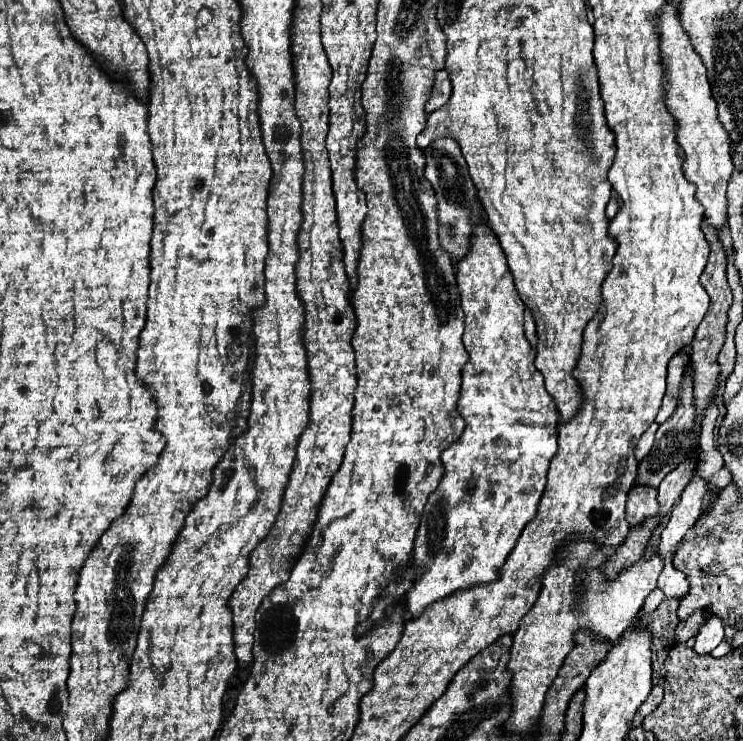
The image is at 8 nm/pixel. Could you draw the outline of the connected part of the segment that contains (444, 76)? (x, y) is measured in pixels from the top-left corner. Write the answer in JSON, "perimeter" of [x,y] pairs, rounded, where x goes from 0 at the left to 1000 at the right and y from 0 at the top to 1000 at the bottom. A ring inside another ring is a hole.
{"perimeter":[[[592,94],[587,97],[587,111],[584,111],[584,121],[581,121],[581,130],[573,140],[573,151],[584,151],[590,148],[603,132],[606,132],[606,105],[603,105],[603,97],[600,94]]]}

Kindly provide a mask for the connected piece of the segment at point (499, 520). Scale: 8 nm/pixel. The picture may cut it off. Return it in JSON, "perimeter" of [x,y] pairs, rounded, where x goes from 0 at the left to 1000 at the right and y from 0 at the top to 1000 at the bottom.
{"perimeter":[[[646,300],[635,308],[633,337],[614,356],[614,372],[619,413],[627,426],[624,467],[633,478],[633,486],[622,497],[622,524],[614,548],[627,570],[627,578],[622,588],[592,615],[598,642],[590,659],[576,669],[576,680],[560,718],[555,756],[560,764],[565,761],[576,769],[560,780],[560,788],[546,802],[546,818],[555,829],[568,829],[573,818],[611,802],[619,794],[630,794],[630,788],[665,785],[670,780],[673,767],[697,731],[703,713],[721,696],[724,677],[735,656],[735,637],[751,605],[748,575],[754,559],[746,537],[732,524],[729,505],[719,494],[721,475],[705,453],[705,408],[692,389],[681,345],[657,302]]]}

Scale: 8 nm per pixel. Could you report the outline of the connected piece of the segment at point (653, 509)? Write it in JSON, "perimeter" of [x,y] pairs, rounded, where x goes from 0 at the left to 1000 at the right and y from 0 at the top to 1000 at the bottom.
{"perimeter":[[[853,656],[845,667],[843,677],[843,702],[848,710],[864,707],[875,696],[886,694],[886,677],[883,677],[886,661],[872,656]]]}

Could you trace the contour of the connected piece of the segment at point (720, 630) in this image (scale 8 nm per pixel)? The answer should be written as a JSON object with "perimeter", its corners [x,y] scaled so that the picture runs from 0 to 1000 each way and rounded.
{"perimeter":[[[953,831],[948,845],[942,848],[934,869],[937,883],[956,883],[969,866],[974,864],[974,842],[969,839],[966,831]]]}

